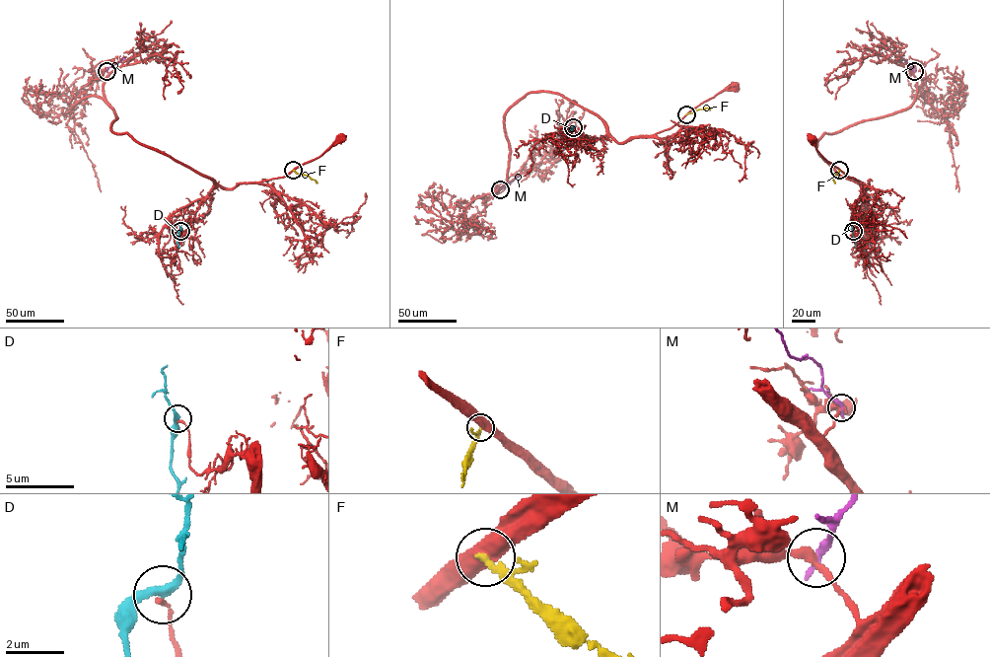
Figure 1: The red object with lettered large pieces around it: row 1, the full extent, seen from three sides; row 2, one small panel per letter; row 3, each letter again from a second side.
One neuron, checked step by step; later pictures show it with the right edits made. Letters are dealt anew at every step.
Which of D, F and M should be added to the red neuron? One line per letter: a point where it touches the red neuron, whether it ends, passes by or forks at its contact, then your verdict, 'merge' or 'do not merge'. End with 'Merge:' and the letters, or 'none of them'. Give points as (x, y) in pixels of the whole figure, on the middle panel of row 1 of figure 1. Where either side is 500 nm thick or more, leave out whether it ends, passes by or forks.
D: (573, 127) | it passes by | merge
F: (686, 114) | do not merge
M: (500, 189) | it ends | do not merge
Merge: D

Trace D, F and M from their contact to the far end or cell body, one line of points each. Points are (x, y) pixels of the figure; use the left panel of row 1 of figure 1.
D: (179, 231), (179, 248)
F: (293, 170), (317, 182)
M: (106, 71), (125, 57)

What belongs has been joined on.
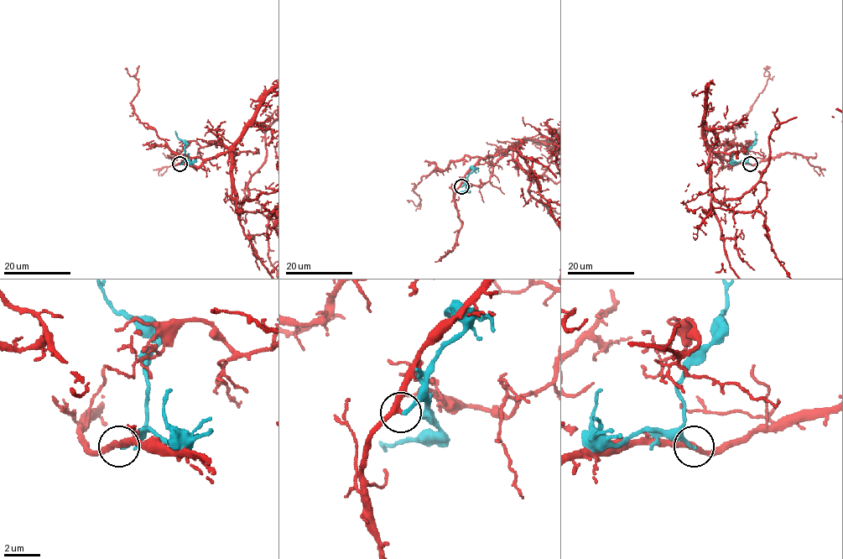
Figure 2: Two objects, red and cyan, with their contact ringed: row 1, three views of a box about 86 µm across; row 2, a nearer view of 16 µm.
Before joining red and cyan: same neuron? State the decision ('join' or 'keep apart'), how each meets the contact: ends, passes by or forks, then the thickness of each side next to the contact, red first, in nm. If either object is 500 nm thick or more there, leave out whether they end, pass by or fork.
keep apart; red passes by; cyan ends there; 300 nm thick on the red side, 170 nm on the other

